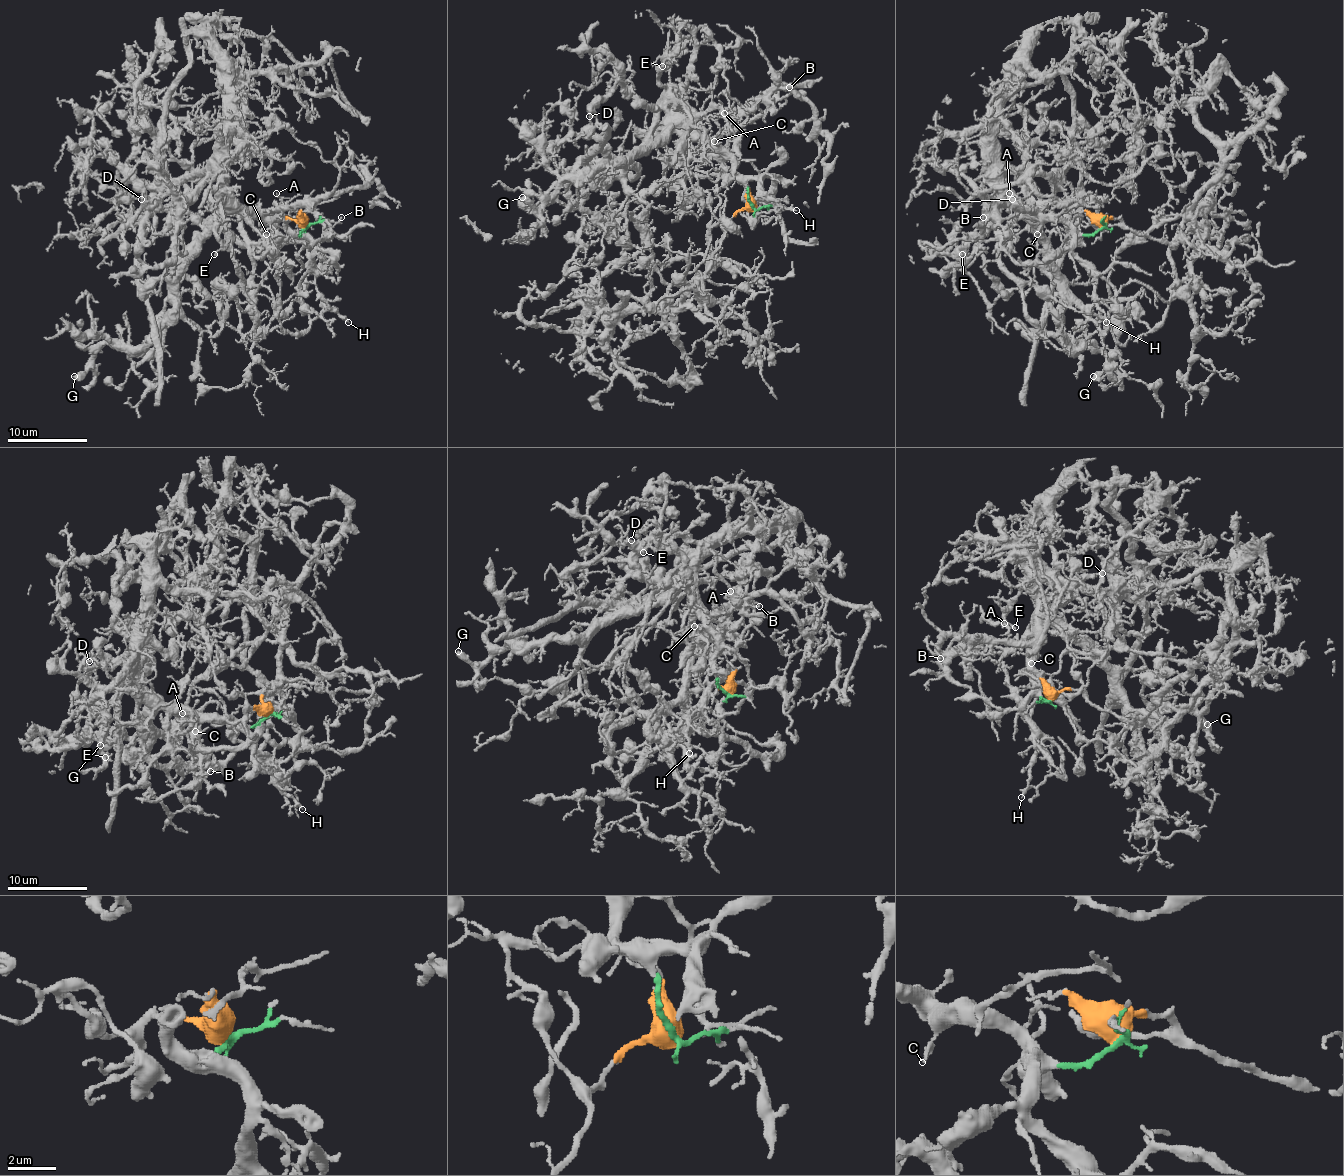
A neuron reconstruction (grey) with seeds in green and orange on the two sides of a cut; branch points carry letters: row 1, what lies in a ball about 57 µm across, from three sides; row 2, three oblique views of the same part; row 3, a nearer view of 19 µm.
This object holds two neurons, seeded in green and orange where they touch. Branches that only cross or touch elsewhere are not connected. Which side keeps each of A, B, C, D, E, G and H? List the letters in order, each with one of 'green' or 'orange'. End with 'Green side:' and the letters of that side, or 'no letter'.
A: green
B: green
C: green
D: green
E: green
G: green
H: green
Green side: A, B, C, D, E, G, H

